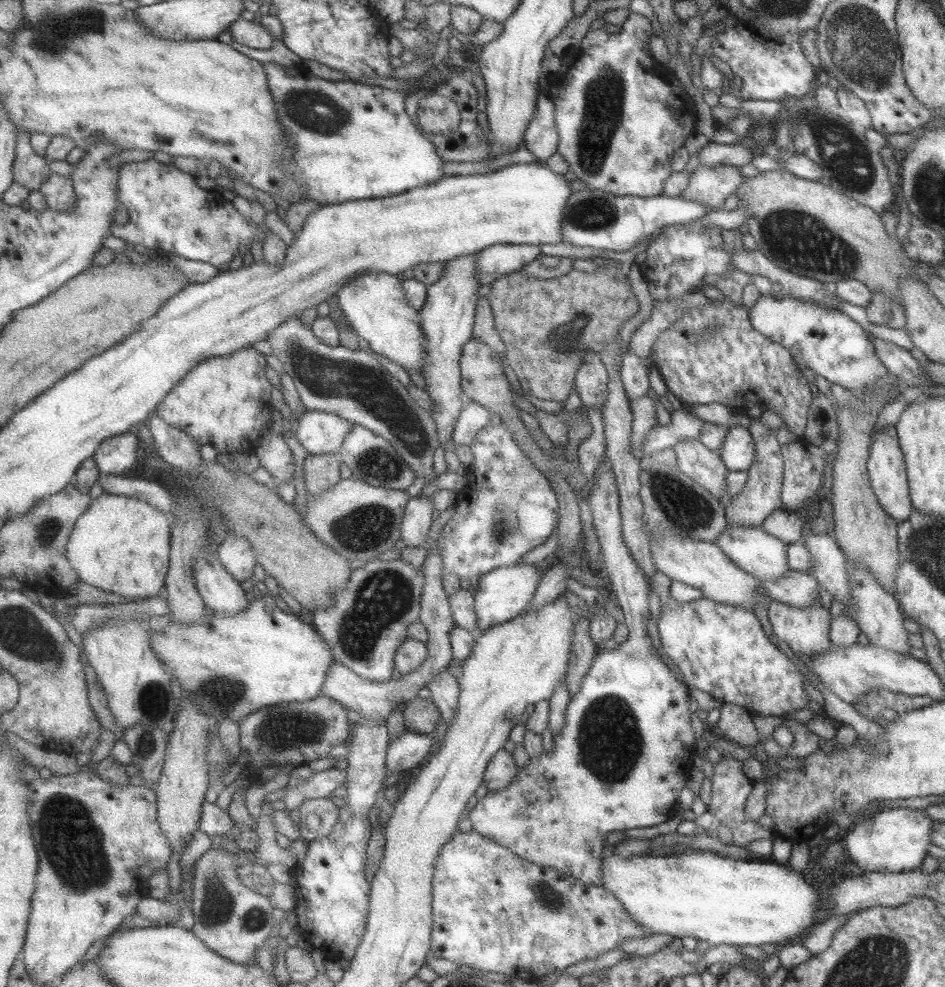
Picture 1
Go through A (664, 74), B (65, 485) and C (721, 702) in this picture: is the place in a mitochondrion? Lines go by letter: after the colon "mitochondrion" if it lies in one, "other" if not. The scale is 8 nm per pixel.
A: other
B: other
C: other

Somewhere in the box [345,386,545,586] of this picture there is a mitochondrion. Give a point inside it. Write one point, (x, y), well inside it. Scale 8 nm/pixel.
(379, 464)

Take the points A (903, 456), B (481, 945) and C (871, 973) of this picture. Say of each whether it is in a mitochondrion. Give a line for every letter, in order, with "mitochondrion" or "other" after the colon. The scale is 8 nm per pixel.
A: other
B: other
C: mitochondrion

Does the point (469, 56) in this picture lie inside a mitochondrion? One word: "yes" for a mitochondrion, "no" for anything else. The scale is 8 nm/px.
no

